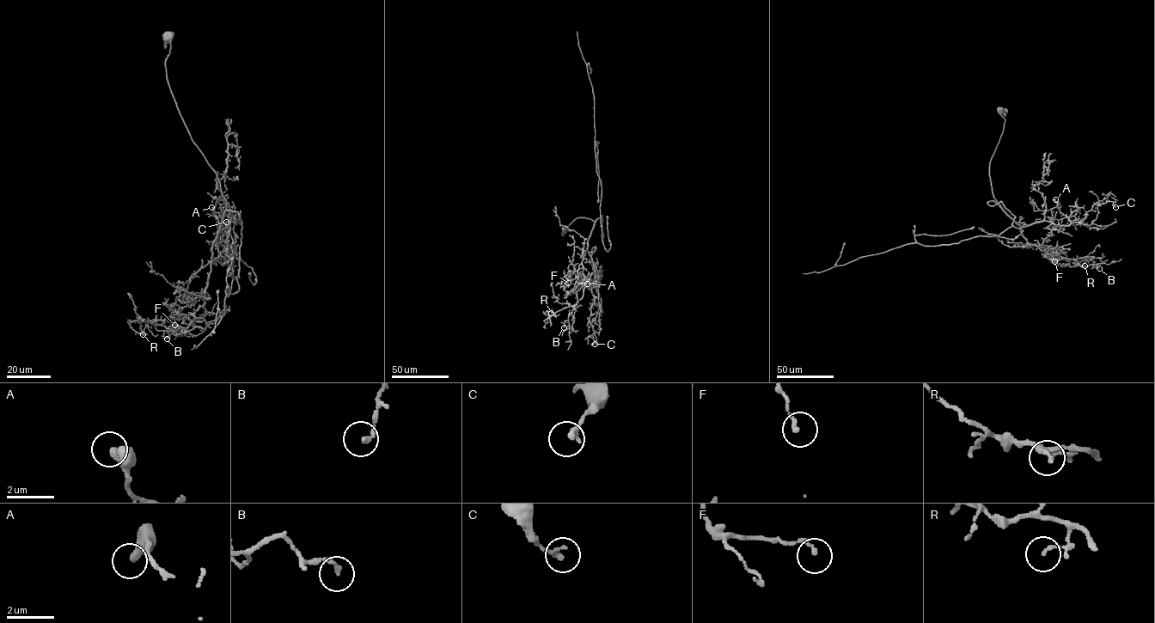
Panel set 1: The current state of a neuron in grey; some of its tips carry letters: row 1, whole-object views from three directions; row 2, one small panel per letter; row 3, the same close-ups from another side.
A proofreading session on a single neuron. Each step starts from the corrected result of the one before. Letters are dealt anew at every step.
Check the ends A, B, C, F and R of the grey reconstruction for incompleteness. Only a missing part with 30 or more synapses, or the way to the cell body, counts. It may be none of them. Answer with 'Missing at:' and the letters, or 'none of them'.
Missing at: none of them

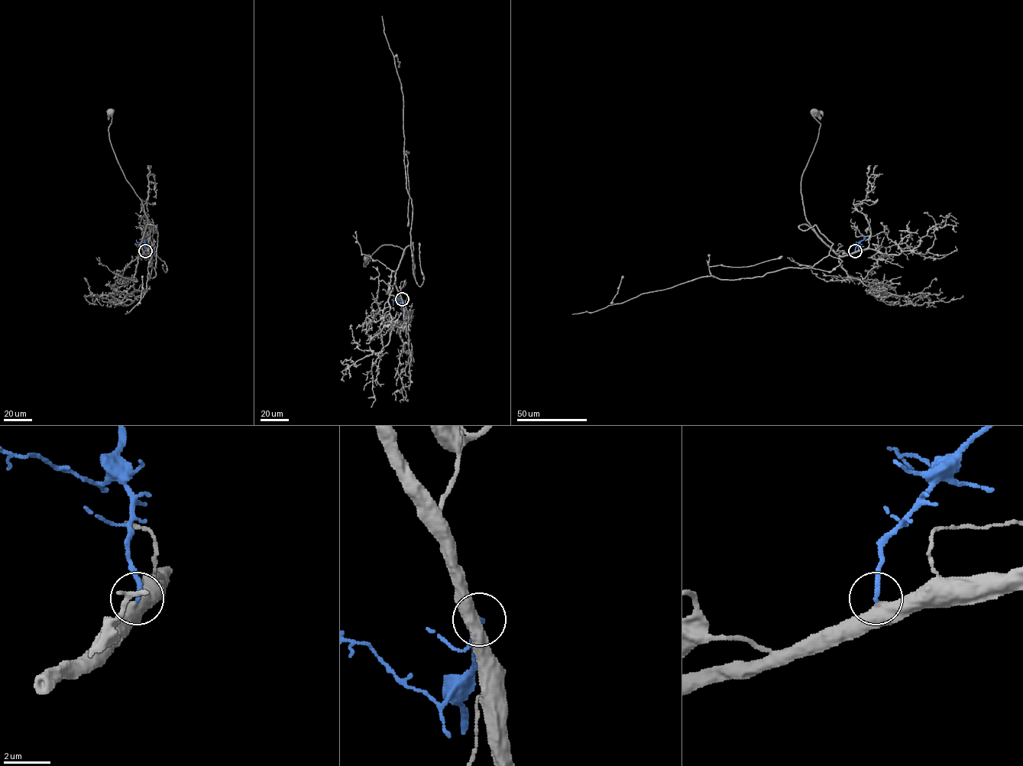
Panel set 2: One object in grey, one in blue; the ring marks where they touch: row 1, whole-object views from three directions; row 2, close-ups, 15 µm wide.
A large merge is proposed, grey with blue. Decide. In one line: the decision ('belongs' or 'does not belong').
belongs

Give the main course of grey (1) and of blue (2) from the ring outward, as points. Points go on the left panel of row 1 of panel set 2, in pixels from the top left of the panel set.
1: (145, 251), (138, 255), (147, 217), (141, 199), (125, 178), (114, 152), (109, 138), (111, 111)
2: (145, 251), (145, 245), (137, 240)

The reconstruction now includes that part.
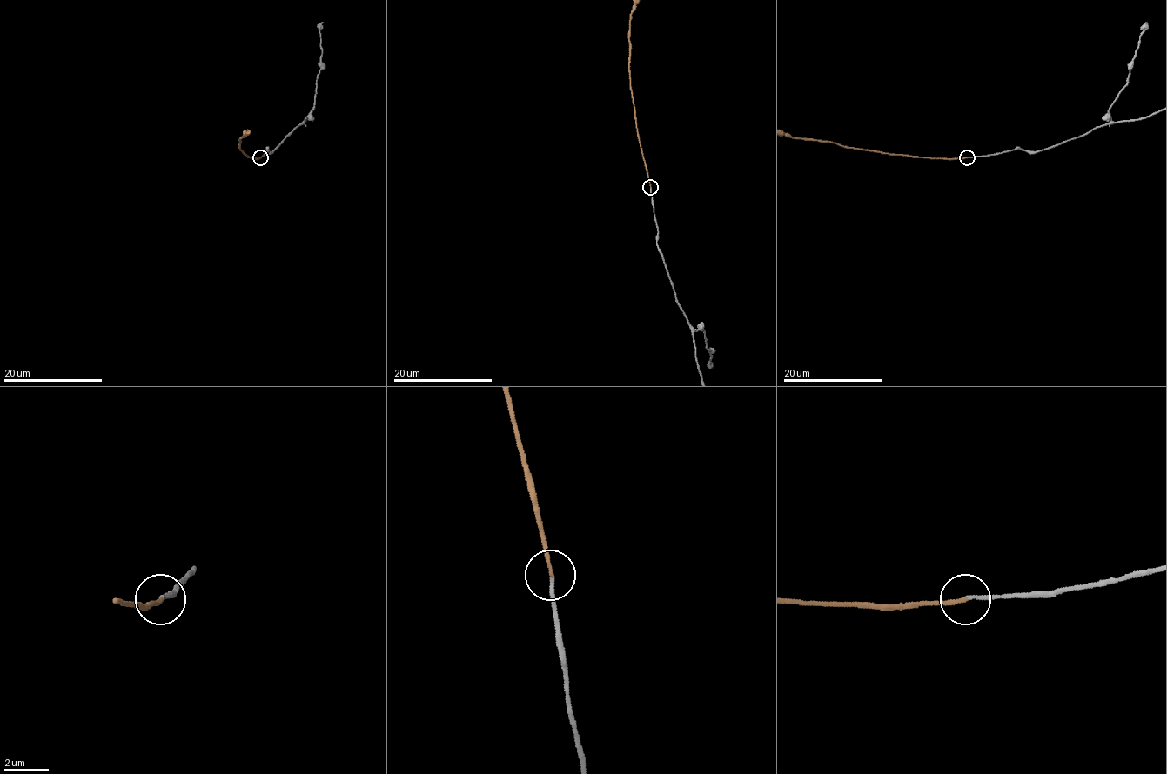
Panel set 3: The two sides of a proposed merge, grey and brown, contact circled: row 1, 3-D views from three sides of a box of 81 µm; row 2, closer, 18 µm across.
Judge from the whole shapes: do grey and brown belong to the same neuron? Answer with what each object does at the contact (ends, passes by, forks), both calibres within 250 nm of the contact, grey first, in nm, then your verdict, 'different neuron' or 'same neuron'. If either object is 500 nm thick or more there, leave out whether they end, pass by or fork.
grey ends; brown ends; calibres 170 and 160 nm; same neuron

